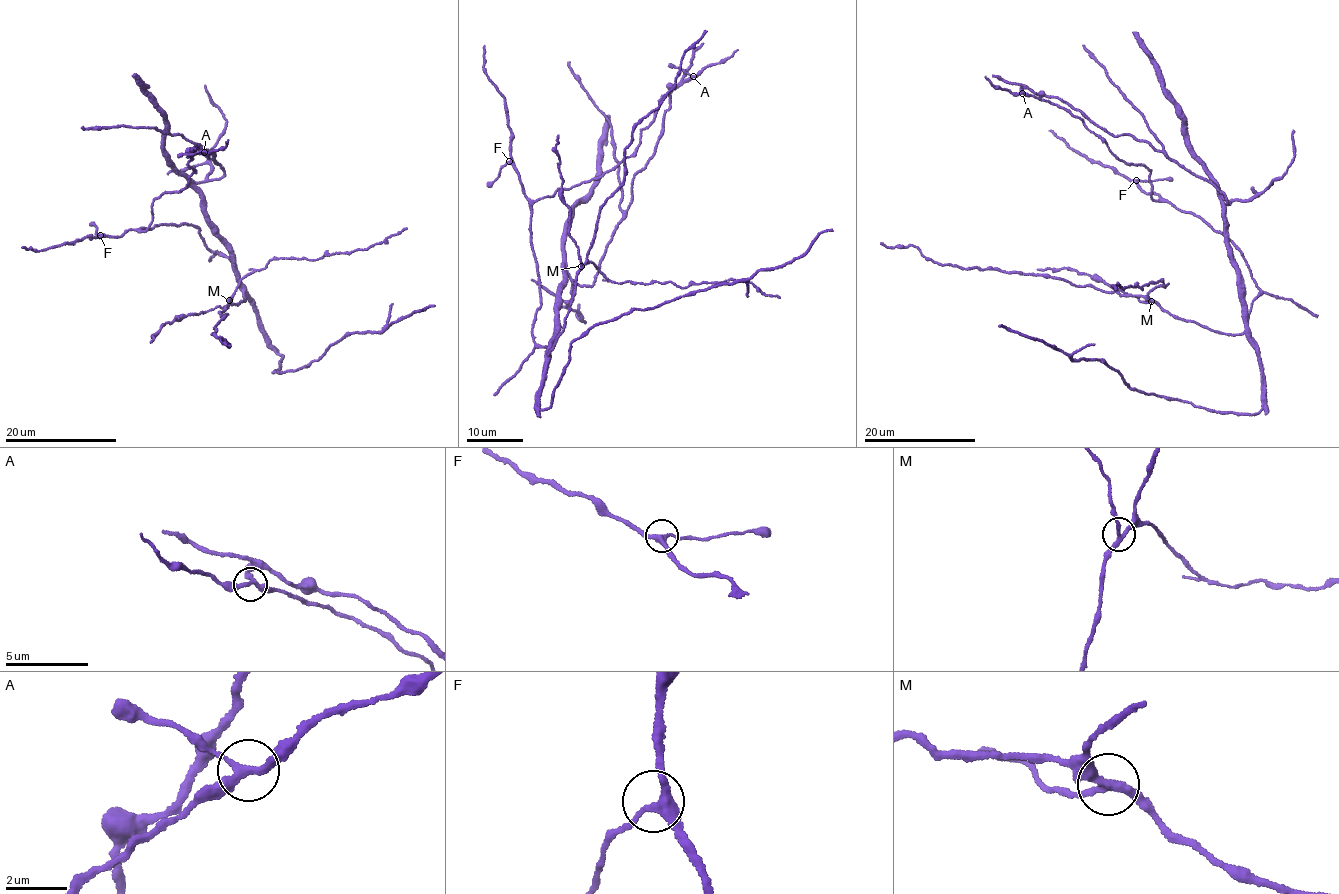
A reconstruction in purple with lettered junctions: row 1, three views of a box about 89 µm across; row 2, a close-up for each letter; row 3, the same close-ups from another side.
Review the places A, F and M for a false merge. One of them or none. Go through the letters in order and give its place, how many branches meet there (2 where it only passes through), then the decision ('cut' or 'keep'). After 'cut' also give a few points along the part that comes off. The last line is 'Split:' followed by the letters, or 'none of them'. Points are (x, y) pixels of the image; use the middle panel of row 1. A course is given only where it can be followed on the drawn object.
A: (693, 76) | 3 | keep
F: (509, 161) | 3 | keep
M: (581, 266) | 3 | cut | (581, 265), (577, 245), (570, 235), (569, 209), (563, 200), (555, 143), (558, 135)
Split: M

